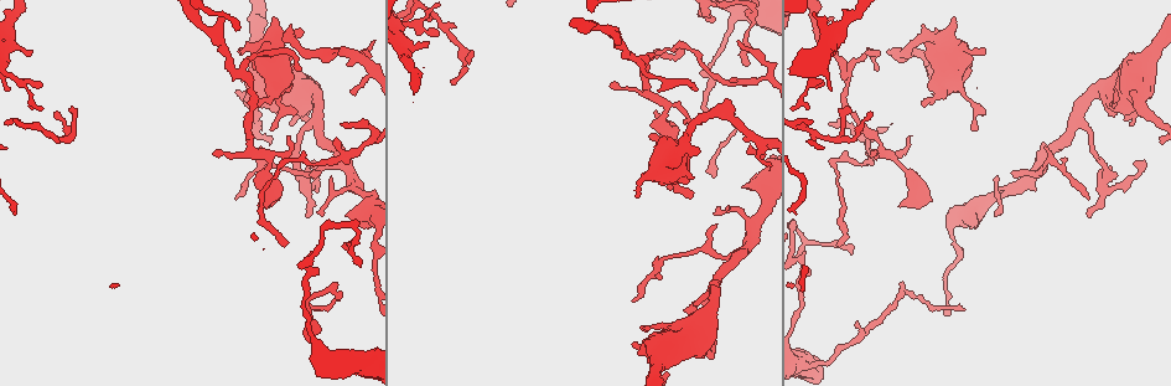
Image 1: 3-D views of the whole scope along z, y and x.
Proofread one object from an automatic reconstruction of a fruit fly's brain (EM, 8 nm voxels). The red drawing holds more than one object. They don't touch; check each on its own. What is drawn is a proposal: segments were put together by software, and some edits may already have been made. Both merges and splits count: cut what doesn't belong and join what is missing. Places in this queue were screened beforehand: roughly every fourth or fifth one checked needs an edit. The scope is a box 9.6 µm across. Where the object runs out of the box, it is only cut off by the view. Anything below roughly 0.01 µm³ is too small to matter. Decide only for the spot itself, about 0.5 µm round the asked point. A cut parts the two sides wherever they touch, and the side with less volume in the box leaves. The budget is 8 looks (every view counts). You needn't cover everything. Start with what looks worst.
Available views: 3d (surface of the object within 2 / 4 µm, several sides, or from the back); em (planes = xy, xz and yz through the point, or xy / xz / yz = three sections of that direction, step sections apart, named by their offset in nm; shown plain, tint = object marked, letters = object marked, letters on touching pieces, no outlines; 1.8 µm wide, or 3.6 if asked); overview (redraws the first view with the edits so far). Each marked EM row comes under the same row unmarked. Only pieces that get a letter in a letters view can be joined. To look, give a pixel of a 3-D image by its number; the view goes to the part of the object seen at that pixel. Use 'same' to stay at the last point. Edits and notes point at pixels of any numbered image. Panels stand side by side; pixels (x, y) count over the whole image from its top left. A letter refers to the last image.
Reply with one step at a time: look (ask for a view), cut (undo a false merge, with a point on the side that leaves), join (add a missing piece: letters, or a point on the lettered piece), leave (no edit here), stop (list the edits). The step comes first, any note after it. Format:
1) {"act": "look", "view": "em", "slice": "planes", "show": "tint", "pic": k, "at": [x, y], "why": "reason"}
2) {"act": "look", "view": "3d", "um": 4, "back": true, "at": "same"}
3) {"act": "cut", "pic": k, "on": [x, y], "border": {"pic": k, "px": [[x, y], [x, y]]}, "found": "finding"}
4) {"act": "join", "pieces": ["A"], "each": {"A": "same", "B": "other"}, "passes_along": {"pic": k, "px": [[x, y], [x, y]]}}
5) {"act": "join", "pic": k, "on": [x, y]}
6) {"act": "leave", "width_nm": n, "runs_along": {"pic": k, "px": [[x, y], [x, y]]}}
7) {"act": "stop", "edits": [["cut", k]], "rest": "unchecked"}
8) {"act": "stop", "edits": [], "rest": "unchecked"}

{"act": "look", "view": "em", "um": 3.6, "slice": "xy", "step": 8, "show": "tint", "pic": 1, "at": [734, 77], "why": "free end"}

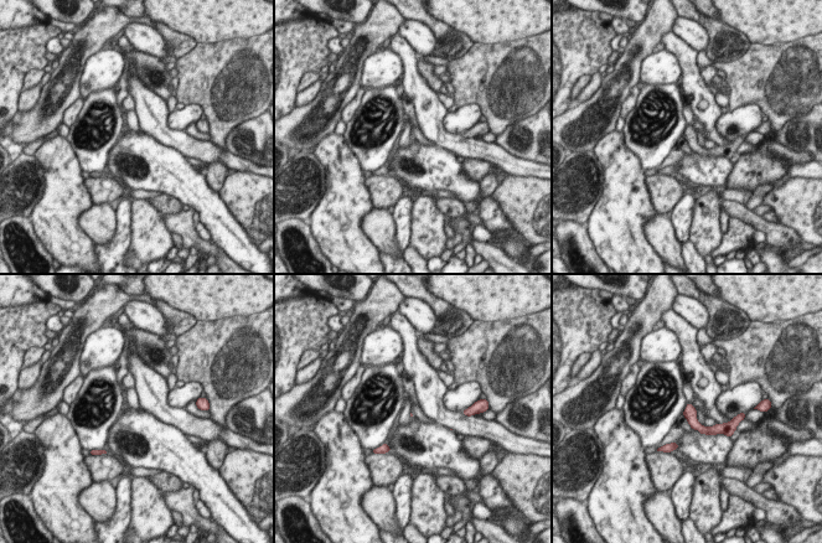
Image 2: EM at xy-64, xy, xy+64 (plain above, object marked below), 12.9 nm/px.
{"act": "look", "view": "em", "um": 3.6, "slice": "xy", "step": 8, "show": "letters", "at": "same", "why": "see the neighbours"}

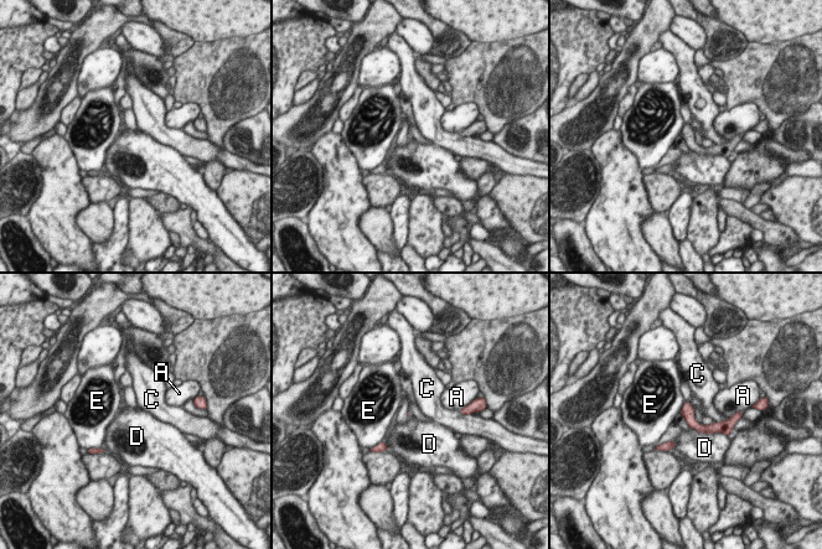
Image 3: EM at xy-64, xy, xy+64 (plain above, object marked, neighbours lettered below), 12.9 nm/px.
{"act": "leave", "longest_contact_nm": ["D", 480], "each": {"A": "other", "C": "other", "D": "other", "E": "other"}, "found": "no lettered piece goes on from it"}

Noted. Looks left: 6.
{"act": "look", "view": "3d", "um": 4, "back": true, "pic": 1, "at": [664, 107], "why": "arms part here"}

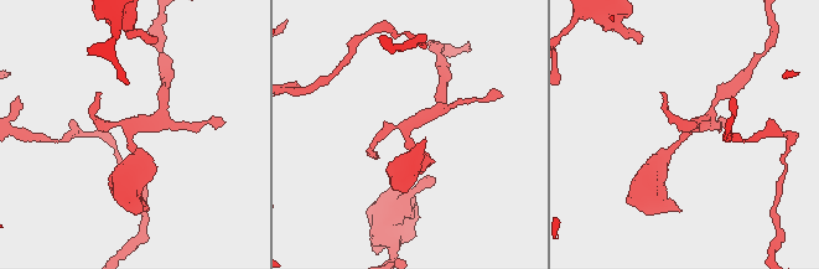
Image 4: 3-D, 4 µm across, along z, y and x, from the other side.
{"act": "look", "view": "em", "slice": "planes", "show": "tint", "pic": 4, "at": [129, 134]}

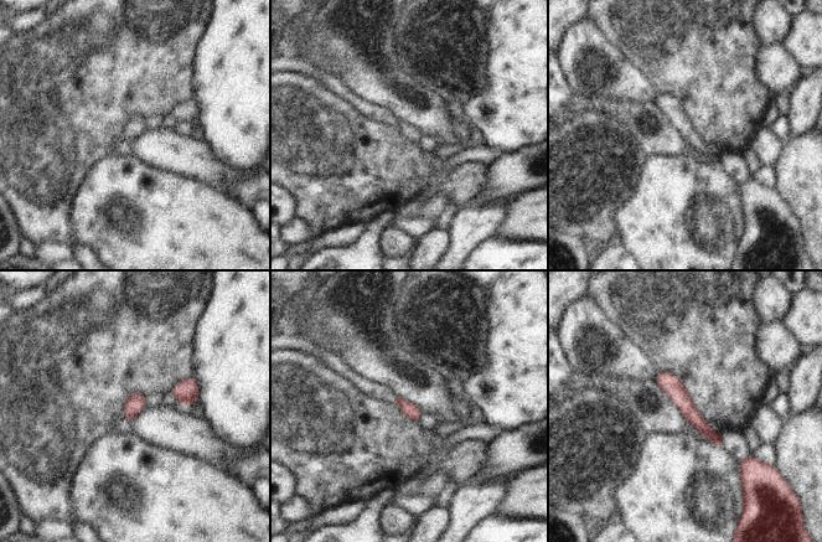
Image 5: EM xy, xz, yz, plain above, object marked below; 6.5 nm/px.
{"act": "look", "view": "em", "slice": "planes", "show": "letters", "at": "same", "why": "see the neighbours"}

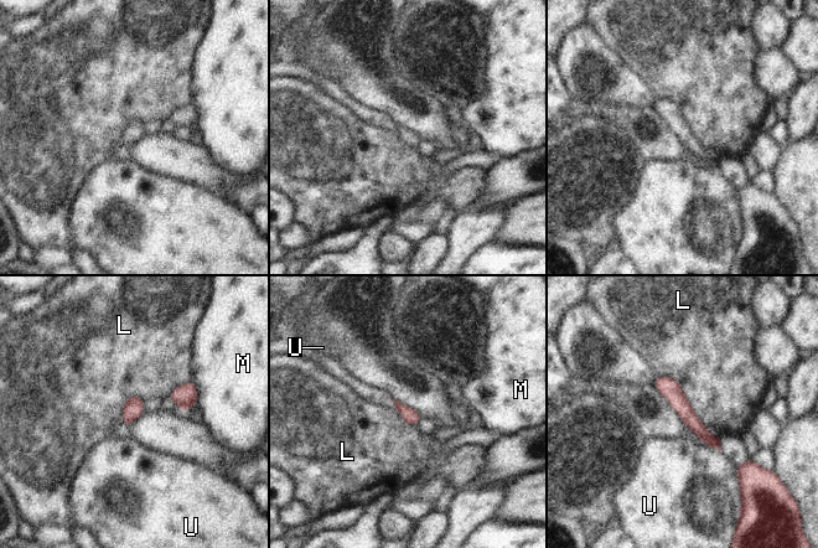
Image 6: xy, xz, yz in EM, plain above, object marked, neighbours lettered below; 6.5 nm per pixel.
{"act": "leave", "width_nm": 100, "each": {"L": "other", "M": "other", "U": "other"}, "border": {"pic": 6, "px": [[657, 376], [681, 387], [707, 427]]}, "found": "one neuron here"}

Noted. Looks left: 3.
{"act": "look", "view": "em", "slice": "planes", "show": "letters", "pic": 1, "at": [734, 257], "why": "two arms in line, one across"}

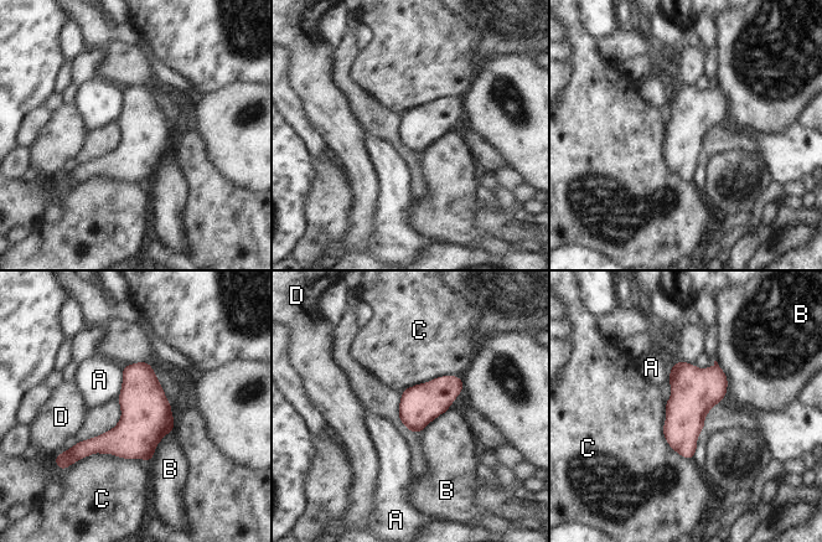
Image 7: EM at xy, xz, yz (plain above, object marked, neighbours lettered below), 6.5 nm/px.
{"act": "leave", "each": {"A": "other", "B": "other", "C": "other", "D": "other"}, "border": {"pic": 7, "px": [[123, 367], [122, 390], [117, 397]]}, "found": "all the same neuron"}

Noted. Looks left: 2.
{"act": "look", "view": "em", "slice": "yz", "step": 16, "show": "letters", "pic": 1, "at": [706, 299], "why": "an open end"}

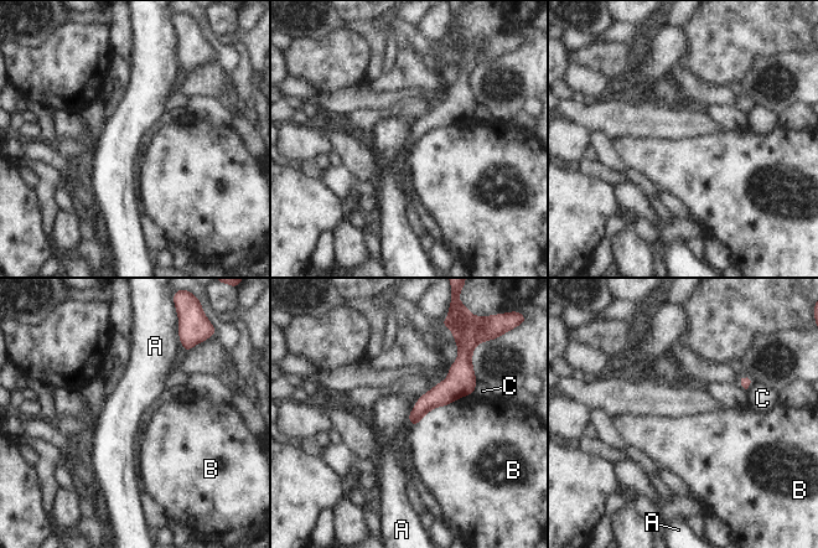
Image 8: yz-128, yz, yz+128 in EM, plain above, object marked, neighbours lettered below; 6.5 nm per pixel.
{"act": "look", "view": "em", "slice": "planes", "show": "letters", "at": "same"}

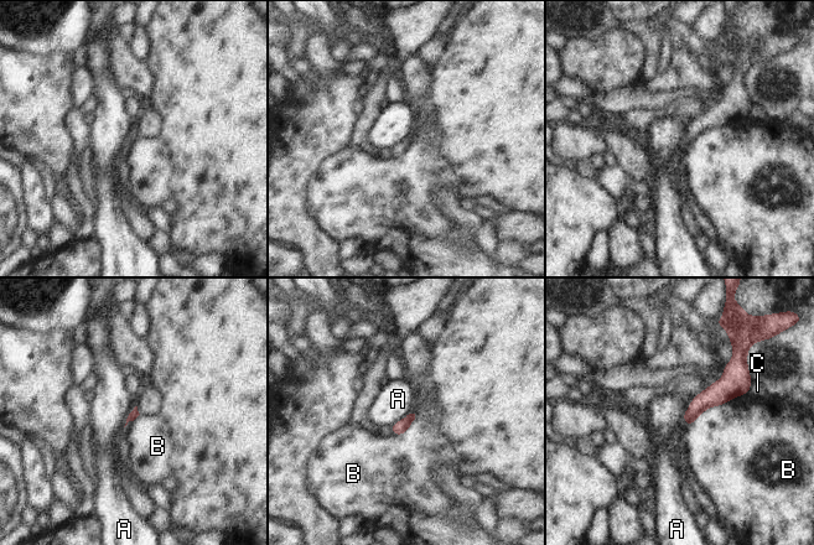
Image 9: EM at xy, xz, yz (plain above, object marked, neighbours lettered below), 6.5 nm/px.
{"act": "leave", "each": {"A": "other", "B": "other", "C": "other"}, "found": "no lettered piece goes on from it"}

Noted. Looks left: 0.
{"act": "stop", "edits": [], "rest": "unchecked"}

